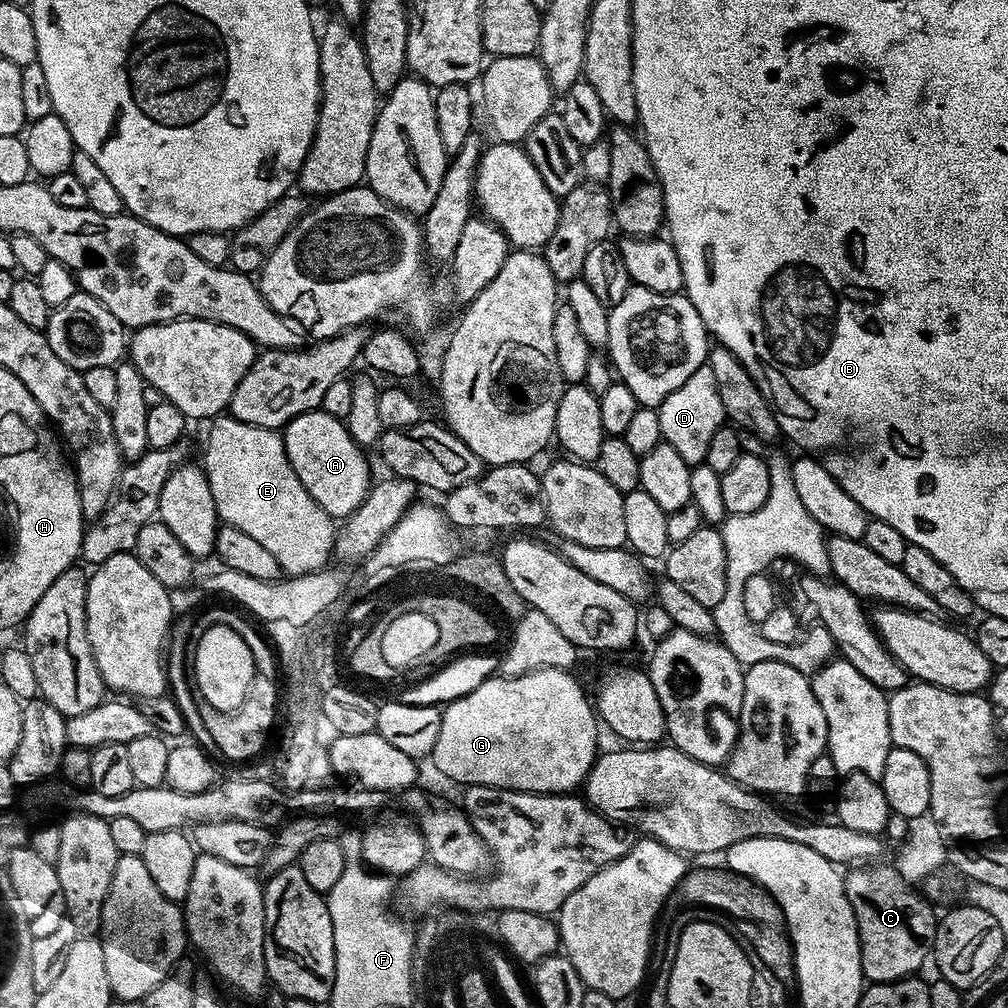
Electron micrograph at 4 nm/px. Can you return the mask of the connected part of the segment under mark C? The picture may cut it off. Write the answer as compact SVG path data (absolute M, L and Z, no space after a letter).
M873 862L867 866L856 866L849 871L852 873L844 876L844 889L850 906L854 910L854 918L860 935L860 961L864 978L872 984L890 984L893 980L907 980L915 977L919 973L916 971L927 960L929 963L932 956L932 943L936 937L938 923L938 912L932 909L935 907L928 897L905 881L891 863L884 863Z

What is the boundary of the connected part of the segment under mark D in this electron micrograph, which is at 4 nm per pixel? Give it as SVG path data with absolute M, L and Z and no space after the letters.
M707 366L694 370L694 374L674 390L674 394L660 403L658 422L662 425L663 443L674 446L690 466L704 463L706 450L710 450L710 438L714 438L719 428L726 424L718 382L714 382L714 370Z

